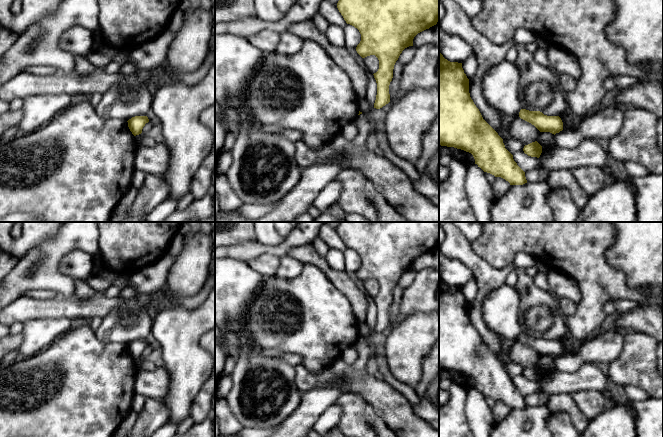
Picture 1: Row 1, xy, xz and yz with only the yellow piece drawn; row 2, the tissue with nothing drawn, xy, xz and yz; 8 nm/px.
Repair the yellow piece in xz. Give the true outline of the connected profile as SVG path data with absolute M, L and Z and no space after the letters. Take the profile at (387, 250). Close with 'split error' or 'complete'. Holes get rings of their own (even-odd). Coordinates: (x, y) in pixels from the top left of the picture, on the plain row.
M340 222L337 232L347 248L357 252L361 265L356 271L357 277L365 282L375 279L379 284L379 293L374 297L377 307L377 319L374 332L380 333L390 326L389 309L393 302L393 293L402 275L413 270L414 261L439 245L439 222Z; complete

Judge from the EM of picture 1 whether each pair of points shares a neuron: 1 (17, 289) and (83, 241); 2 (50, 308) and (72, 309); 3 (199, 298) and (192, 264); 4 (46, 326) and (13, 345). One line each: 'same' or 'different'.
1: same
2: same
3: different
4: different

